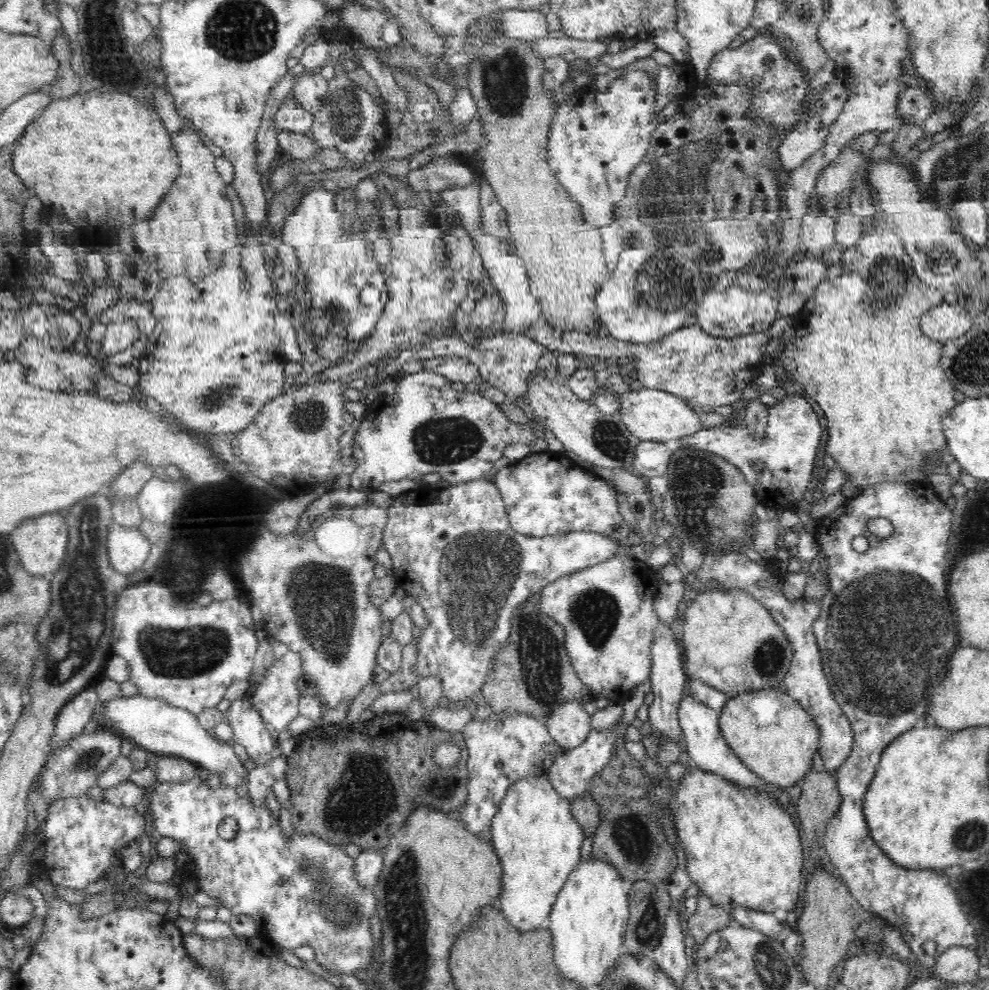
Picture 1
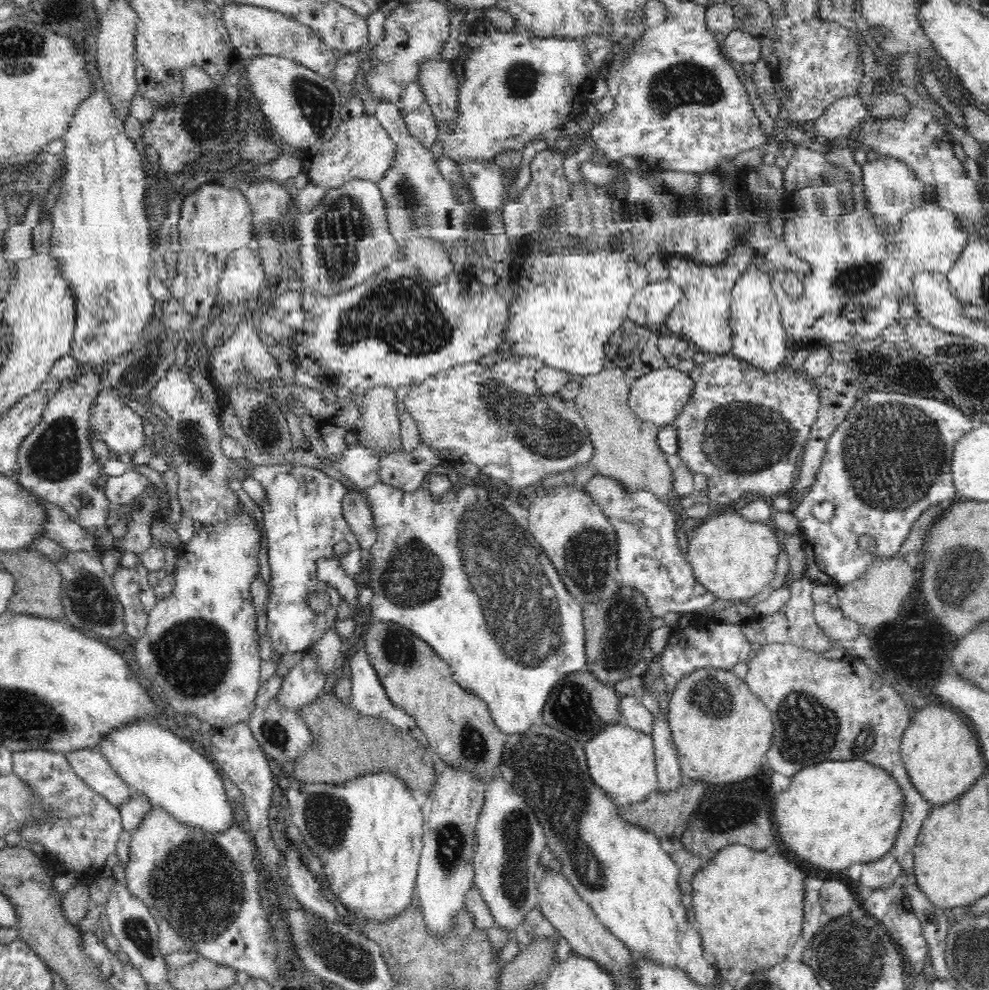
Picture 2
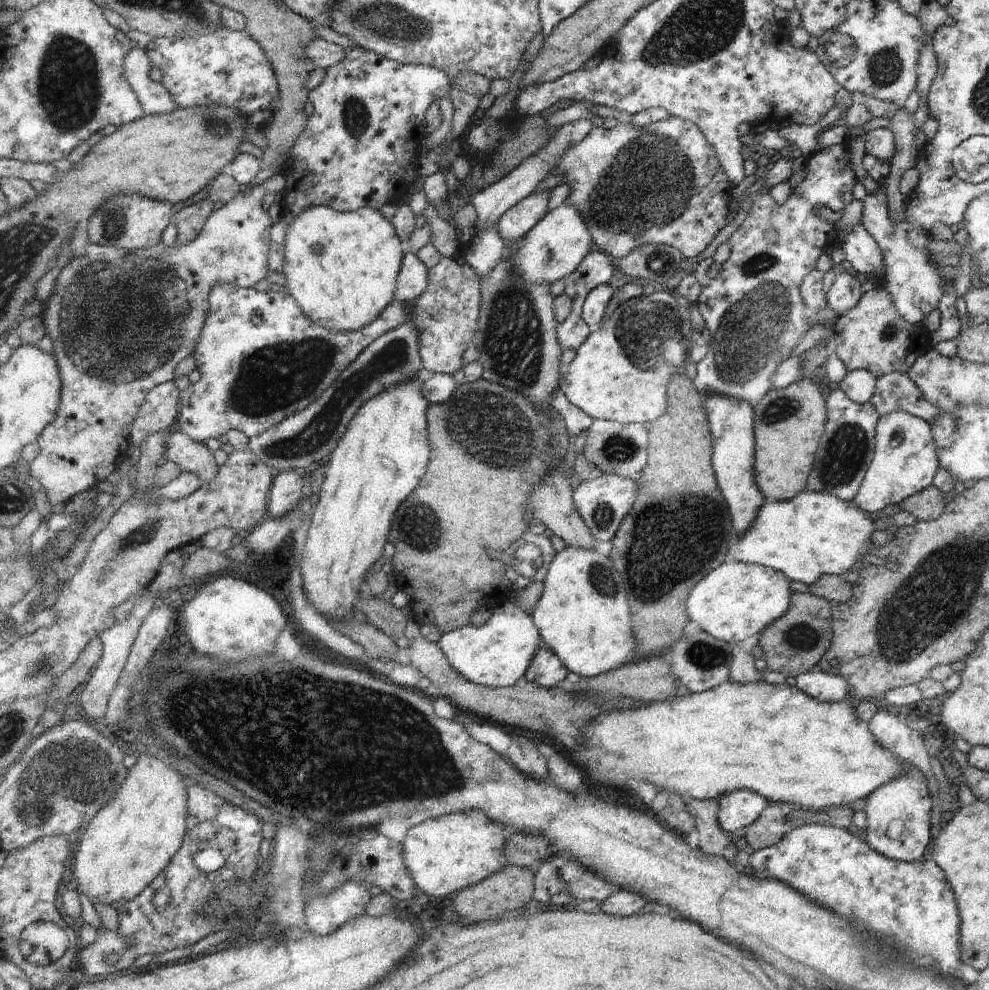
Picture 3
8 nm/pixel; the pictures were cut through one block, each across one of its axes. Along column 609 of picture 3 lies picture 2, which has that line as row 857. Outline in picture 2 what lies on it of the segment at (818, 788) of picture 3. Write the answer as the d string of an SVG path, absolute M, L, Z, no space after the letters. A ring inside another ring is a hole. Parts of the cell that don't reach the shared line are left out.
M743 844L728 845L718 851L694 875L692 885L693 908L699 924L704 950L719 971L740 968L744 972L772 968L786 958L786 952L802 934L804 912L804 874L784 856L770 855Z

